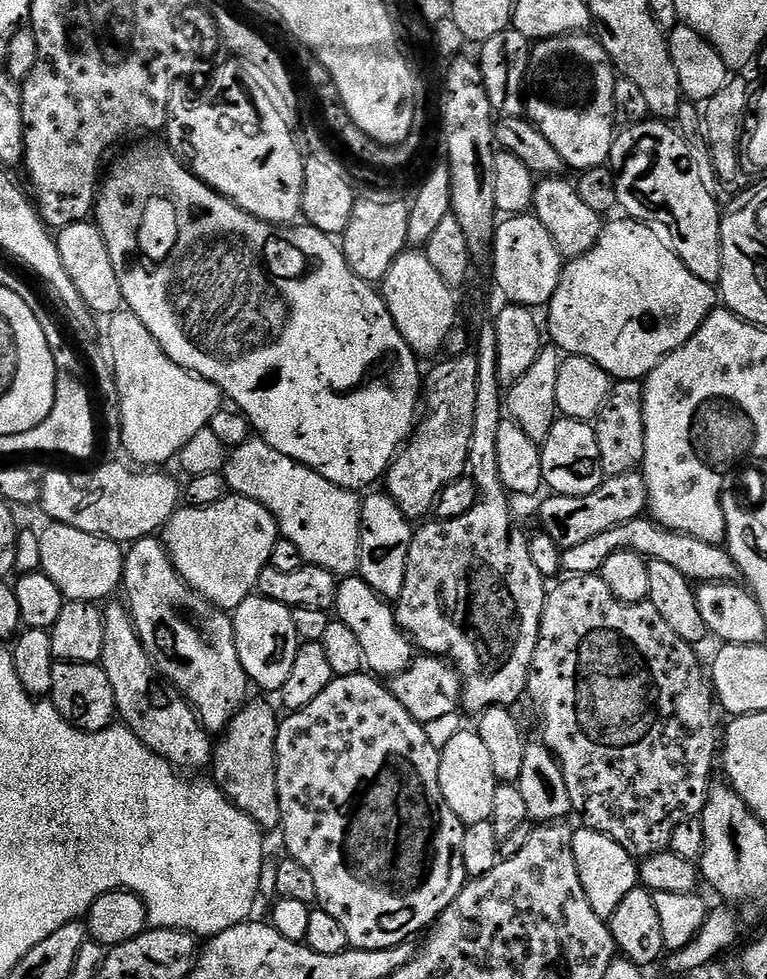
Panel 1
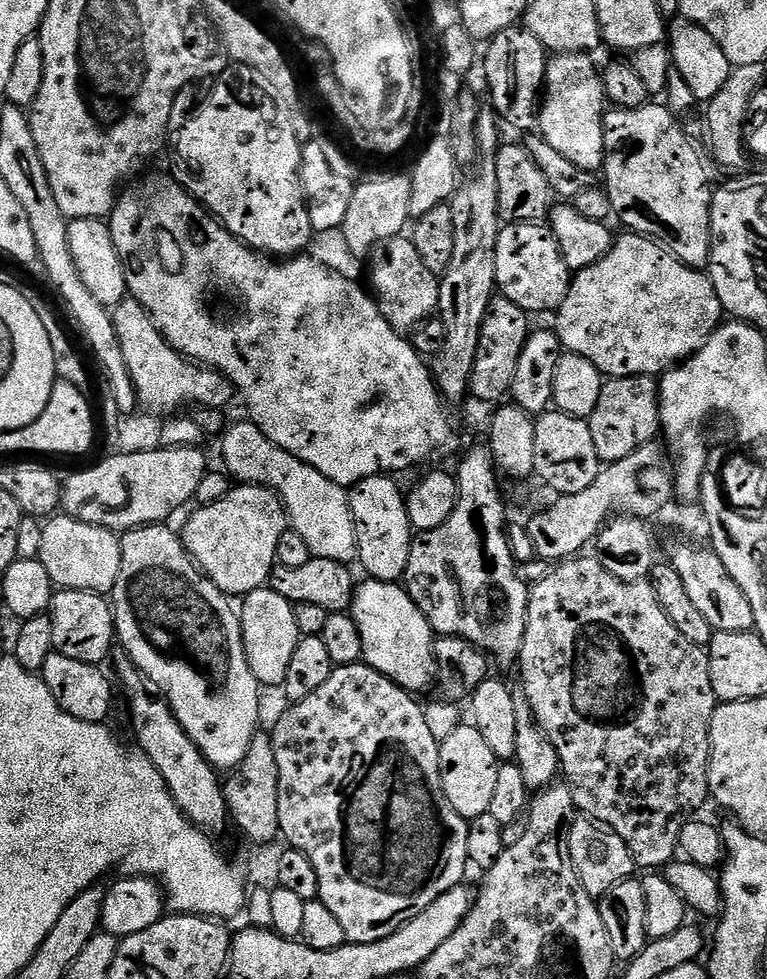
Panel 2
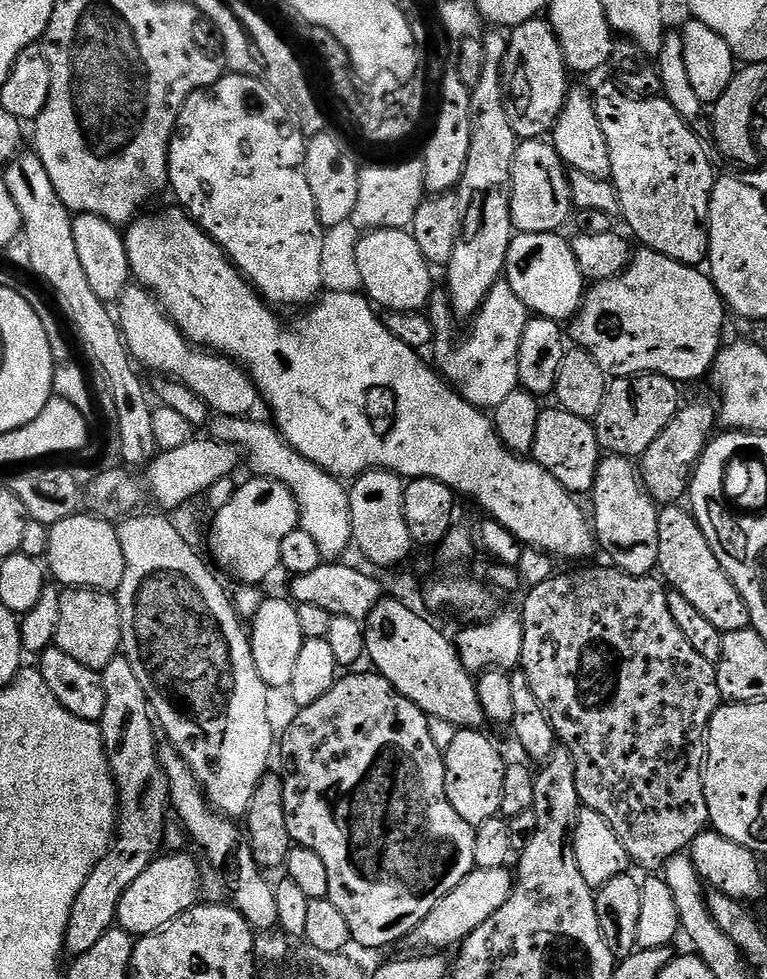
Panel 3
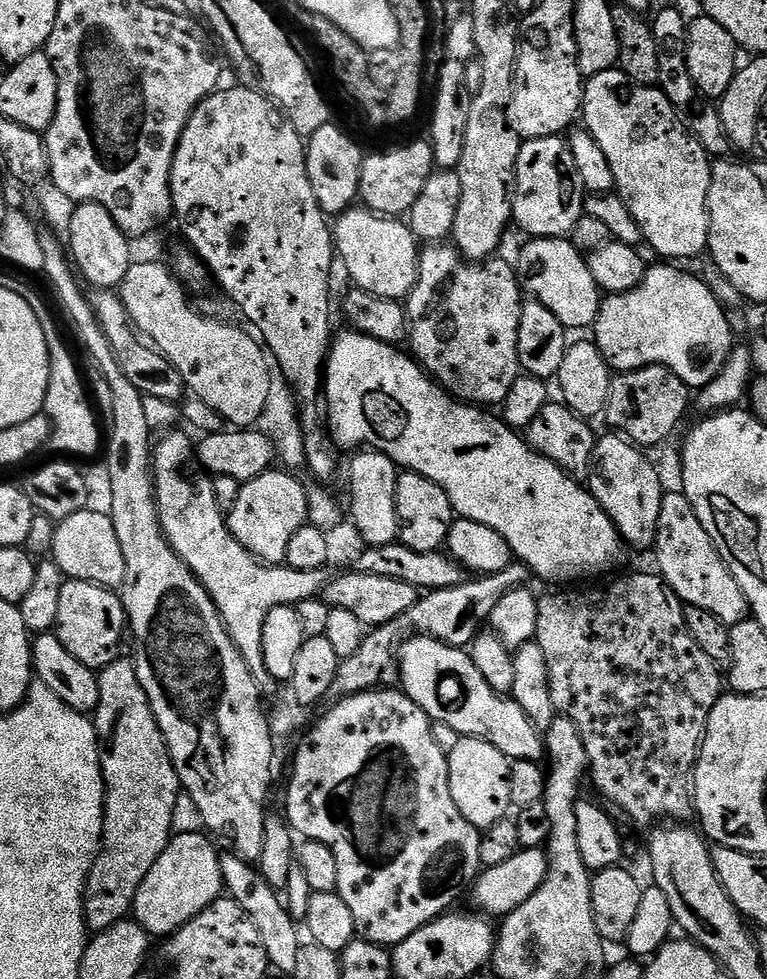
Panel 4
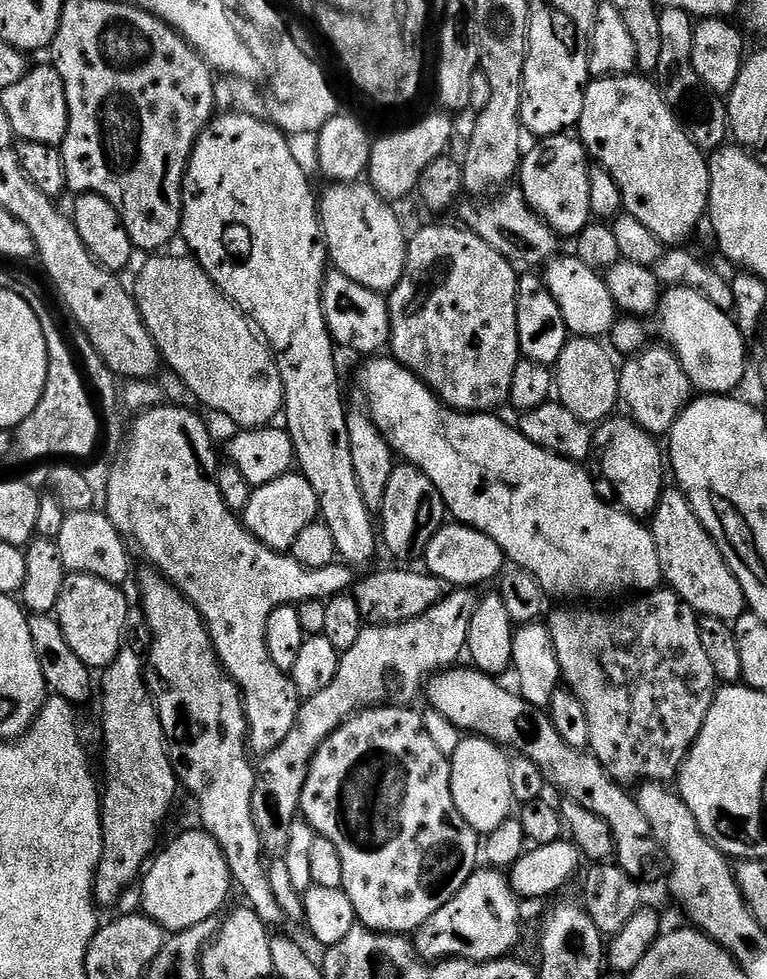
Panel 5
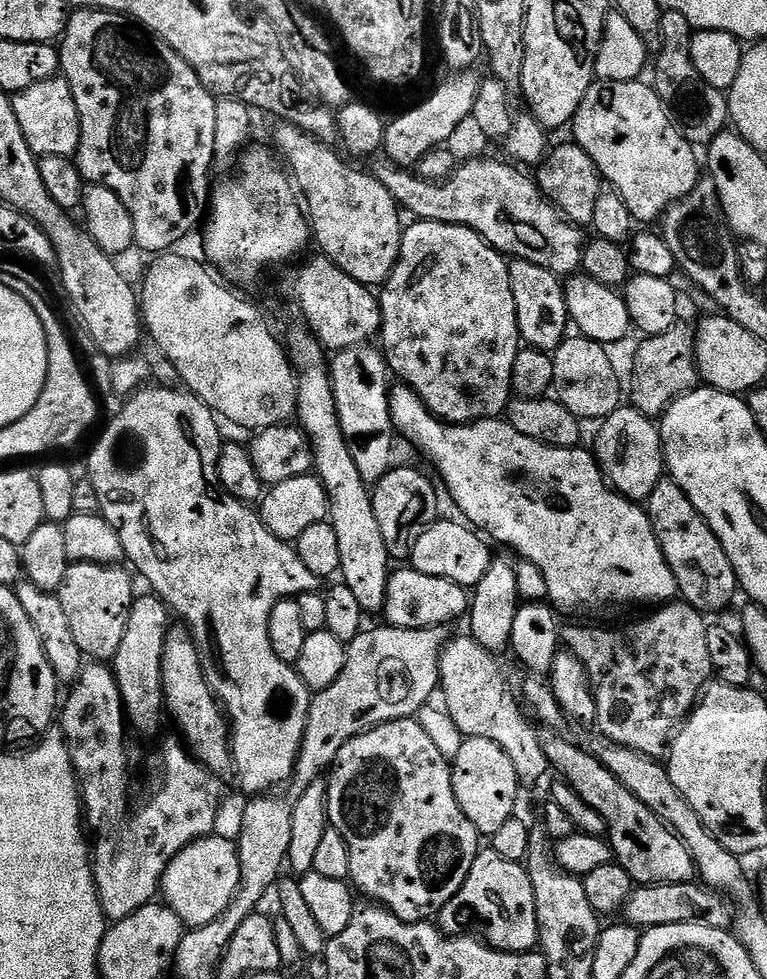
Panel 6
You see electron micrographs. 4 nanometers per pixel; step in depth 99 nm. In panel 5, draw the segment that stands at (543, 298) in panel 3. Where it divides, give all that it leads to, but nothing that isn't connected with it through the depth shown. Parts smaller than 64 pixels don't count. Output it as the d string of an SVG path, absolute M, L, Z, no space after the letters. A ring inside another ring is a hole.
M557 254L543 265L544 285L550 290L569 333L576 338L604 338L611 333L612 325L618 319L618 309L603 275L597 269L586 266L575 254Z

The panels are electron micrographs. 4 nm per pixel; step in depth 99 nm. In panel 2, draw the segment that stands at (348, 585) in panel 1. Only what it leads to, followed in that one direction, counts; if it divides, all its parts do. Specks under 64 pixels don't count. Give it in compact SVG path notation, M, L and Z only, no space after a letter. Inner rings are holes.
M371 578L361 579L352 599L350 615L358 626L358 634L362 634L363 663L410 693L421 694L431 684L433 687L436 680L434 633L422 610L418 610L403 586Z

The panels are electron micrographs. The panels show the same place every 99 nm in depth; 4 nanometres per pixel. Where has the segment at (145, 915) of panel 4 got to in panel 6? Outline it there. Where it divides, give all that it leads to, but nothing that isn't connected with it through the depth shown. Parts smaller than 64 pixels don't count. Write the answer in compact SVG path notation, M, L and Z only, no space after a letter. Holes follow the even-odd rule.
M213 834L186 846L186 850L179 852L174 862L170 862L164 871L162 900L189 929L201 928L224 915L239 885L240 856L236 853L236 844Z

